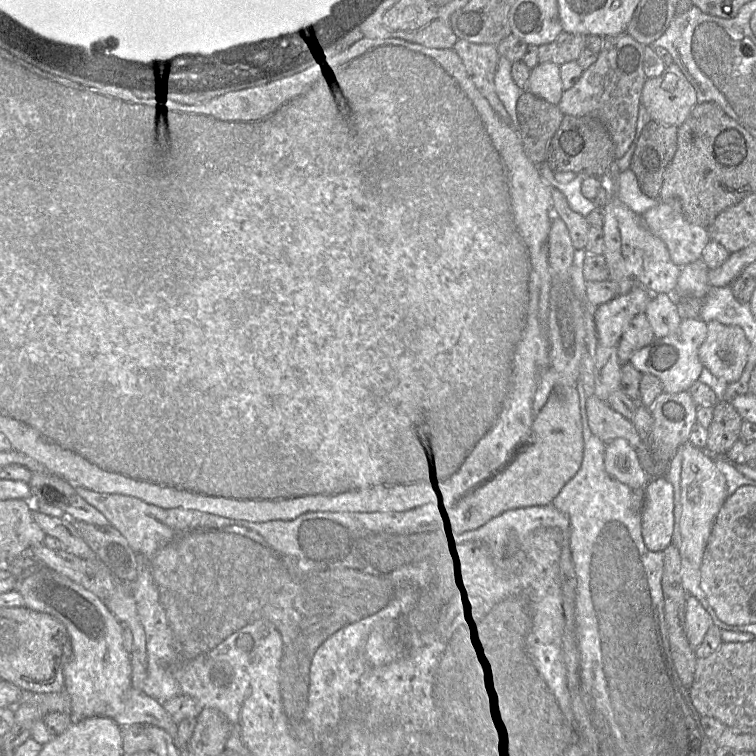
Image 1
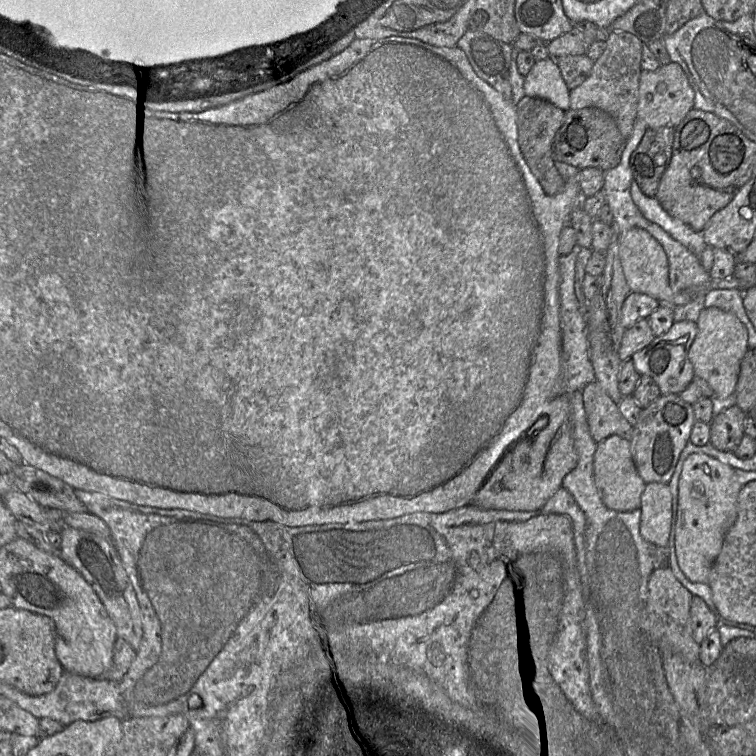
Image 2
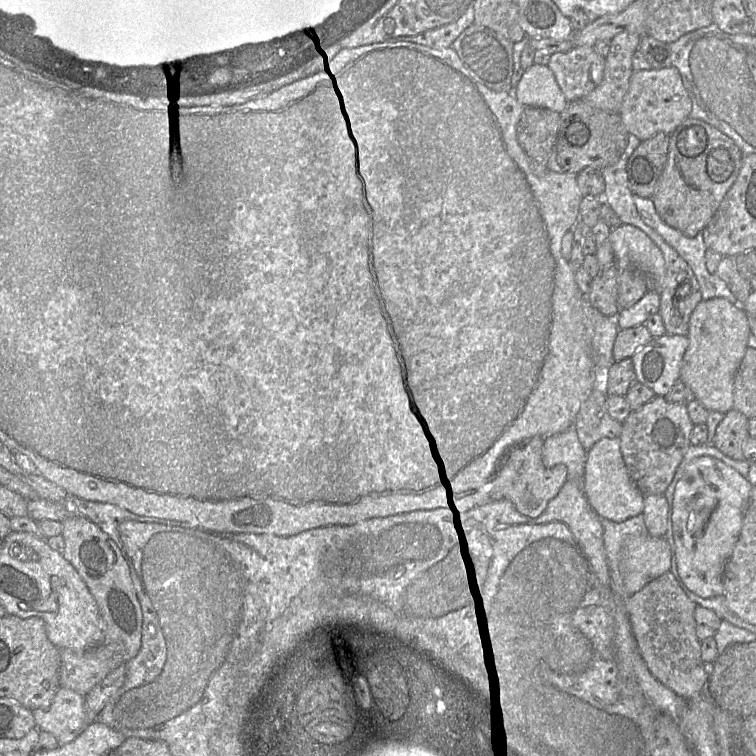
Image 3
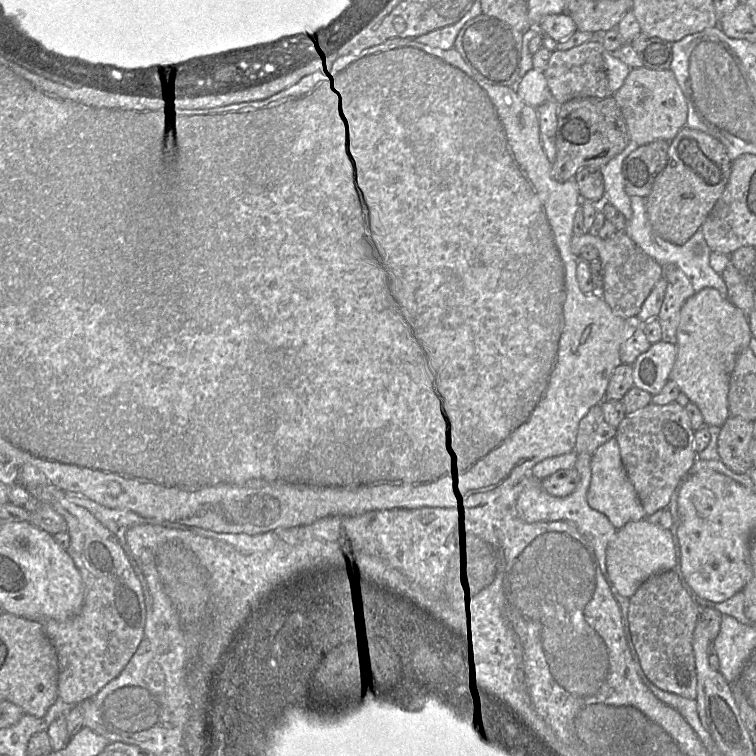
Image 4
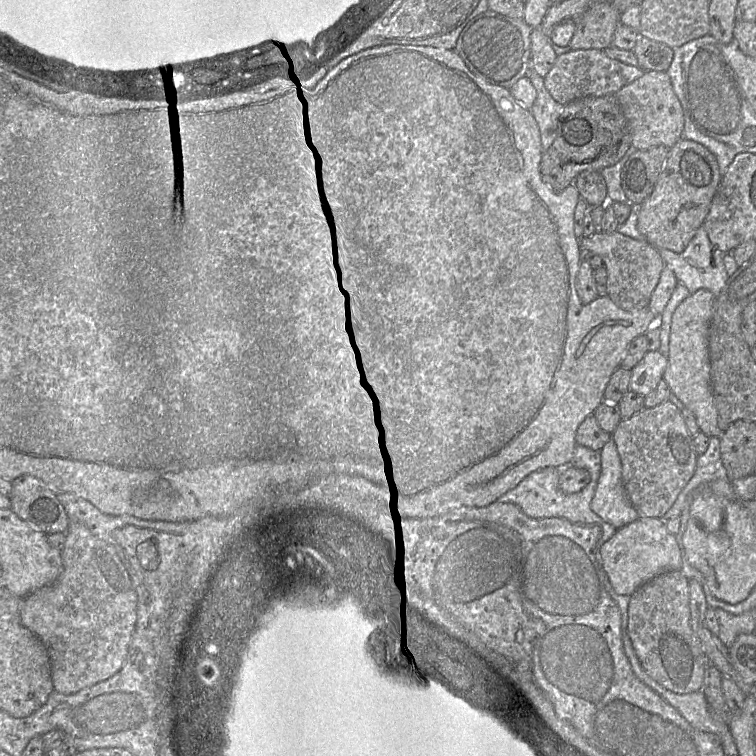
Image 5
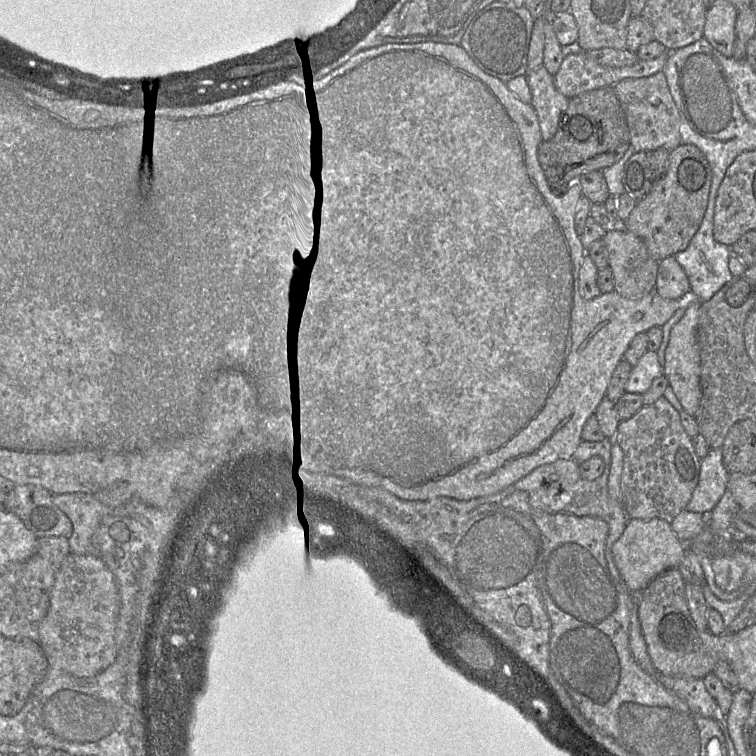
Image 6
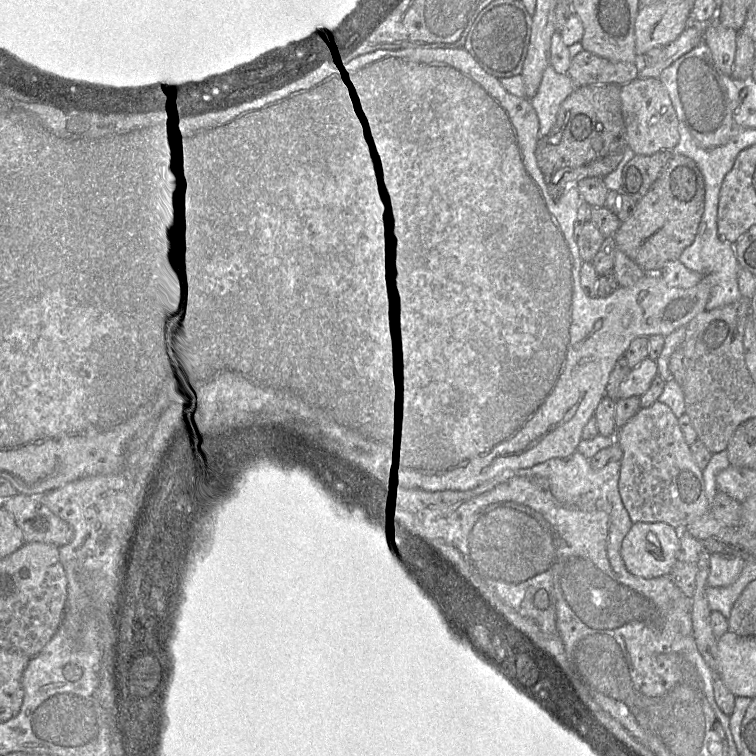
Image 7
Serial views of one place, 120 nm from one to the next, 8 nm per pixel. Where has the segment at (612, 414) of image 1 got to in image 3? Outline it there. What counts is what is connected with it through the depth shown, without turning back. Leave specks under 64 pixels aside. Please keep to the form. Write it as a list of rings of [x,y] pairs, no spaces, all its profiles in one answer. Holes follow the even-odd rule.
[[[594,389],[576,416],[575,429],[587,452],[605,437],[621,436],[623,423],[610,416],[607,409],[608,397],[604,389]]]

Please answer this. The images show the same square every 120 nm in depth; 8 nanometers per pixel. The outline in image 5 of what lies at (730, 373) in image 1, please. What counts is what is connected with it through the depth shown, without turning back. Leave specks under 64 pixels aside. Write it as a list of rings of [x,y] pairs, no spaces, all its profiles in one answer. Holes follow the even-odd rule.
[[[699,289],[688,296],[672,317],[668,364],[663,379],[678,399],[692,411],[701,432],[709,437],[721,437],[718,411],[711,388],[710,357],[708,349],[709,328],[716,296],[708,289]]]

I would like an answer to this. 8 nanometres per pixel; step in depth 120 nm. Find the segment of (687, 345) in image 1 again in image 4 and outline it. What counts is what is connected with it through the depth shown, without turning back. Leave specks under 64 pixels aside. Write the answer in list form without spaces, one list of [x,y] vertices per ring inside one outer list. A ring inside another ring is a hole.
[[[665,341],[652,344],[633,364],[634,386],[651,395],[659,394],[670,380],[676,358],[676,344]]]

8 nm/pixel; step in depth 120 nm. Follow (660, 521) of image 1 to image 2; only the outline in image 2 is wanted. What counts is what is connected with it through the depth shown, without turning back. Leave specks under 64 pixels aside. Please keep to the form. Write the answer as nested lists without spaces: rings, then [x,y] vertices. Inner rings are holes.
[[[649,483],[641,495],[640,534],[656,547],[666,549],[672,518],[672,496],[668,484]]]

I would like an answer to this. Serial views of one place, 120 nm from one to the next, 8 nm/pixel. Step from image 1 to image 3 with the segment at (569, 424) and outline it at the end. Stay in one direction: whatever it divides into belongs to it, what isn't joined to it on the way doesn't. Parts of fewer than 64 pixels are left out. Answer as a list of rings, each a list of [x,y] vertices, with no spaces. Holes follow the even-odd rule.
[[[534,437],[510,449],[499,462],[491,483],[490,500],[509,500],[523,515],[531,518],[540,516],[549,502],[557,496],[568,480],[567,467],[558,464],[551,468],[542,461],[542,450],[547,437]]]

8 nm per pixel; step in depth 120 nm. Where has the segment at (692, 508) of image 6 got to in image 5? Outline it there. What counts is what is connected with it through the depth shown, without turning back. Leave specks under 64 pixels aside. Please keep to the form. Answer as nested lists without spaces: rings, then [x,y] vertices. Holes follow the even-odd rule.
[[[710,437],[708,449],[697,458],[694,475],[682,489],[670,509],[660,519],[667,521],[673,517],[680,517],[687,497],[697,488],[703,487],[715,480],[728,480],[726,469],[721,460],[720,443],[721,437]]]

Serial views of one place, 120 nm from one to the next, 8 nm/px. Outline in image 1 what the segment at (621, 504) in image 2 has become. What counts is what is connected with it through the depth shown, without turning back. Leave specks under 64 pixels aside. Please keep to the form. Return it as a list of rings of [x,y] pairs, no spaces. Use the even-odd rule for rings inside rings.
[[[621,437],[606,443],[604,465],[611,477],[632,490],[644,488],[651,479],[641,466],[634,448]]]

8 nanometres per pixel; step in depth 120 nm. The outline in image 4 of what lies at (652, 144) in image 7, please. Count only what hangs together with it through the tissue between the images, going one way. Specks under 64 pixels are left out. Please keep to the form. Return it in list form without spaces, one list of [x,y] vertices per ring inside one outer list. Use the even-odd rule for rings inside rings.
[[[634,68],[613,94],[626,121],[629,137],[639,146],[656,140],[671,141],[686,126],[688,115],[684,94],[674,73],[668,70]]]

